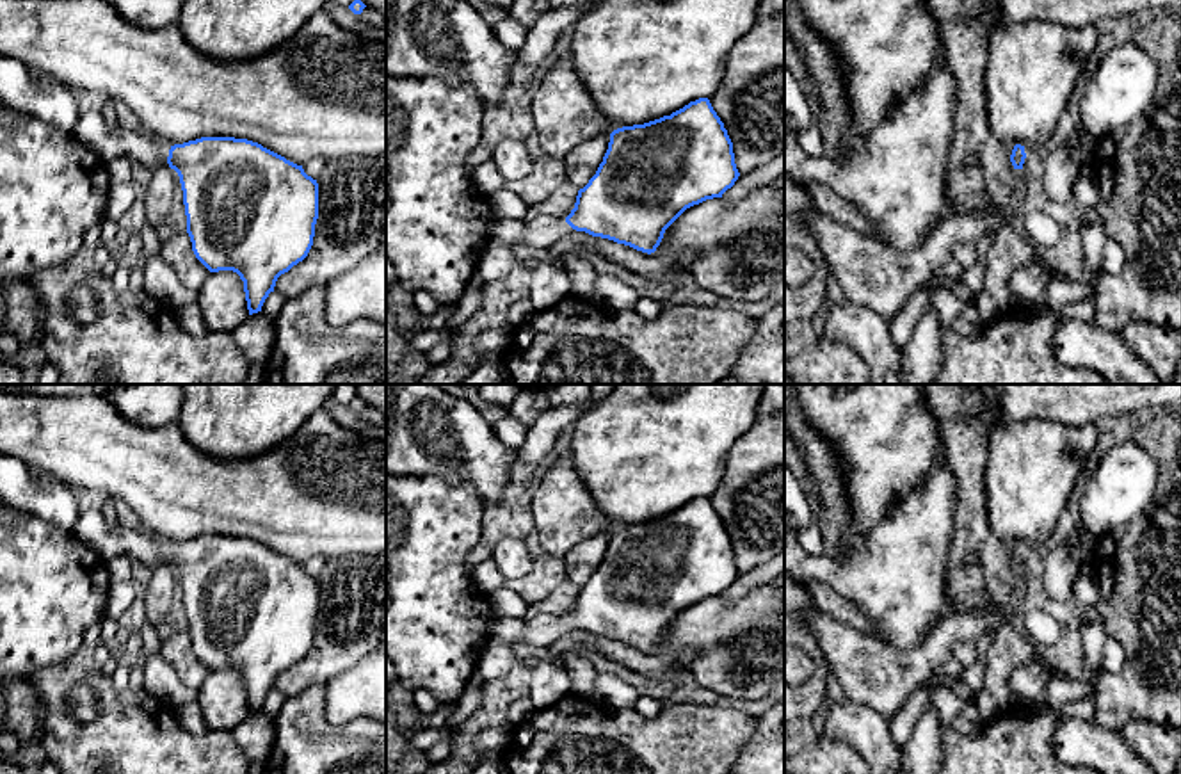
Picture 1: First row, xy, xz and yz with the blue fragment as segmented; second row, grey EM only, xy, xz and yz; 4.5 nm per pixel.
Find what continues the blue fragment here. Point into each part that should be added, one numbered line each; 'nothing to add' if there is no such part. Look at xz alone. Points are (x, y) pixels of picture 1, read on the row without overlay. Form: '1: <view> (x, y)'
1: xz (539, 630)

